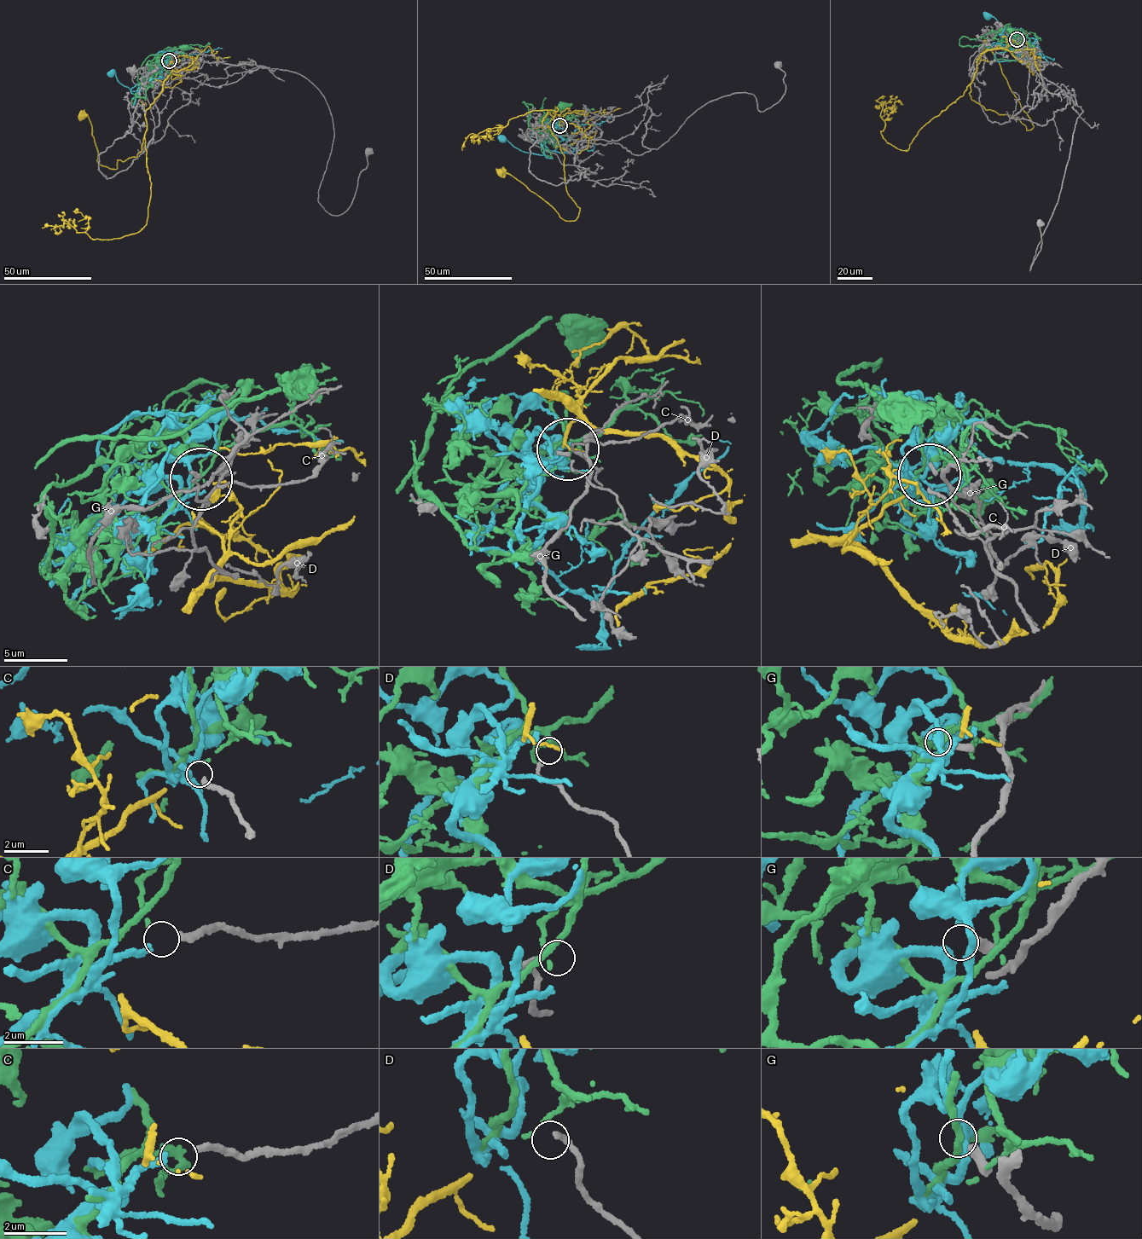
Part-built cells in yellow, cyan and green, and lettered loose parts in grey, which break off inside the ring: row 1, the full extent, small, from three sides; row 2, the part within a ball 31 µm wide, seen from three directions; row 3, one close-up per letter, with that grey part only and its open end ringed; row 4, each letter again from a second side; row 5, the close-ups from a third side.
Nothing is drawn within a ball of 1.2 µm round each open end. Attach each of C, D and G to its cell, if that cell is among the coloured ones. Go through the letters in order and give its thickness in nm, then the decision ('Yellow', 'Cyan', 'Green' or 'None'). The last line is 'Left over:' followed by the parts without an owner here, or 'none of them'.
C: Thickness 240 nm. Cyan
D: Thickness 170 nm. None
G: Thickness 320 nm. None
Left over: D, G

